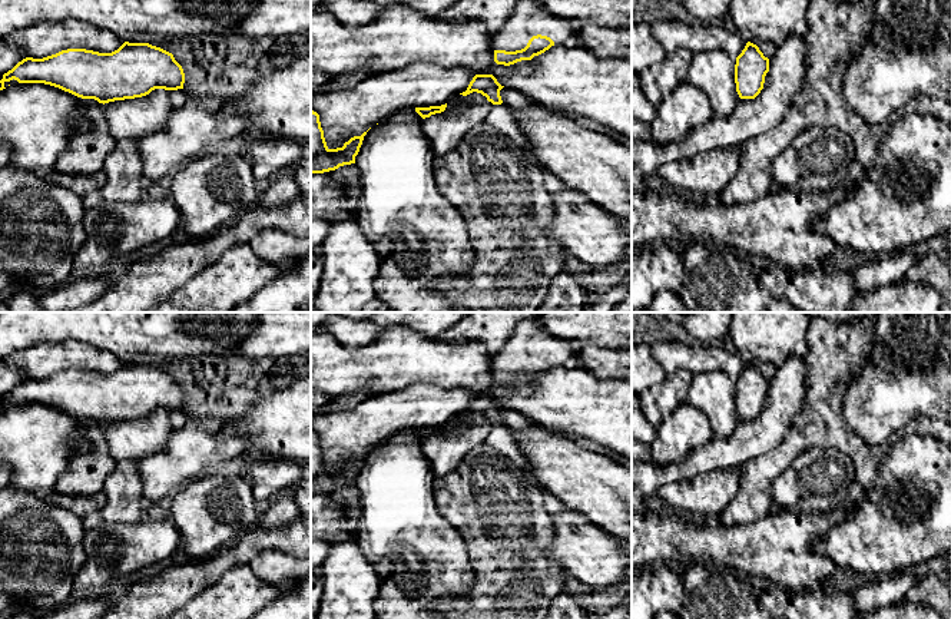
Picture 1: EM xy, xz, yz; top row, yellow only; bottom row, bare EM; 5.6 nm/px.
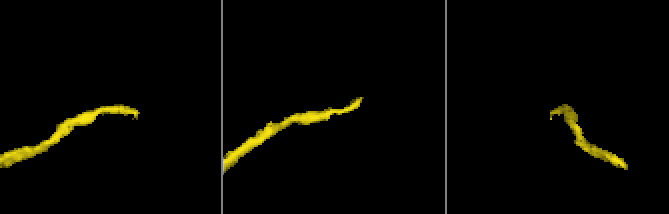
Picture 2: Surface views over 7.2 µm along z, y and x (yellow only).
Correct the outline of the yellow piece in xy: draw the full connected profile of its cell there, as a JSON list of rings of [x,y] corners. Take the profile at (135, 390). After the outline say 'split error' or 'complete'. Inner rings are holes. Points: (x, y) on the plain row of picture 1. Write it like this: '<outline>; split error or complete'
[[[125,363],[112,374],[67,370],[43,380],[26,378],[3,395],[0,411],[6,410],[4,404],[13,400],[19,404],[50,406],[77,418],[95,420],[105,426],[115,421],[142,418],[155,410],[183,410],[185,394],[172,374],[149,364]]]; complete

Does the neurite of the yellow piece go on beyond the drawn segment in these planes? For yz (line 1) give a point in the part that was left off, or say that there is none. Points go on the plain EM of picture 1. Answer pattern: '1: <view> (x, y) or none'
1: none

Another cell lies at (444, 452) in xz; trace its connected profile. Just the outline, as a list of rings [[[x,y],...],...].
[[[481,414],[457,416],[441,434],[423,440],[421,451],[430,461],[435,479],[444,479],[477,446],[486,443],[493,424]]]

